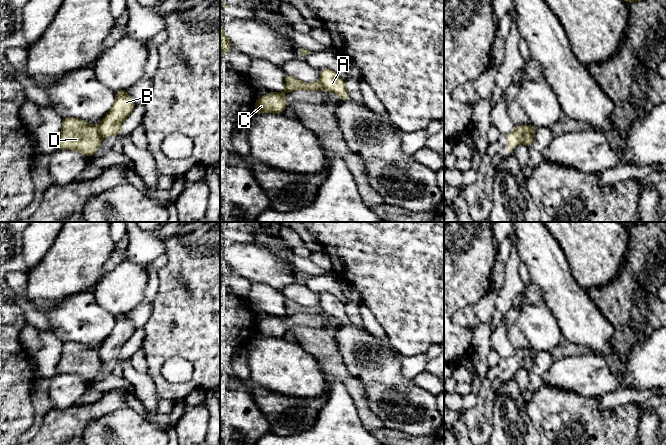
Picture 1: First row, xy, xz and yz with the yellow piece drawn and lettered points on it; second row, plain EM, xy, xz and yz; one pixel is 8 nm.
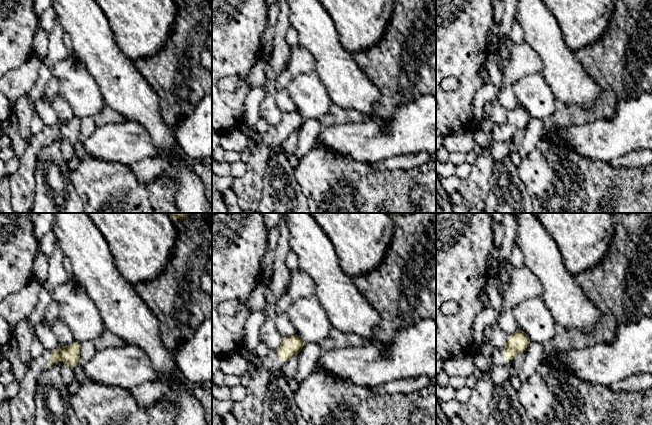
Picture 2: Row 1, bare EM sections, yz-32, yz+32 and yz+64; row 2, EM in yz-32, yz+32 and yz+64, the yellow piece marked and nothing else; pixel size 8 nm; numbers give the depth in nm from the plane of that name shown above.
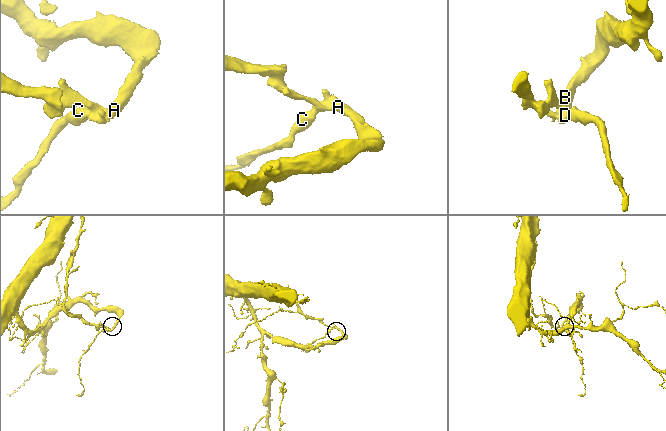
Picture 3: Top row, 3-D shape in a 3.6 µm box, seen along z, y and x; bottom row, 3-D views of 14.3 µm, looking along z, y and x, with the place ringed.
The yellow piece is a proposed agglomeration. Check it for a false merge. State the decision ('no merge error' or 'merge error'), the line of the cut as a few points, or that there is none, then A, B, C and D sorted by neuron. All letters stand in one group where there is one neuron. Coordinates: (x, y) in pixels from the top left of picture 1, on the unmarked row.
merge error; cut in yz along (532, 351), (520, 366); A B / C D

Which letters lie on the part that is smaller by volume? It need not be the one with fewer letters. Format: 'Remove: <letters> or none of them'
Remove: C, D

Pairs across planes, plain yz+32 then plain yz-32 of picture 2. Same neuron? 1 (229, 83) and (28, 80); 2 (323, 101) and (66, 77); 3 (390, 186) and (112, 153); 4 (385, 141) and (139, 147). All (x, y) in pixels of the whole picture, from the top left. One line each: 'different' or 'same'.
1: same
2: same
3: different
4: same

